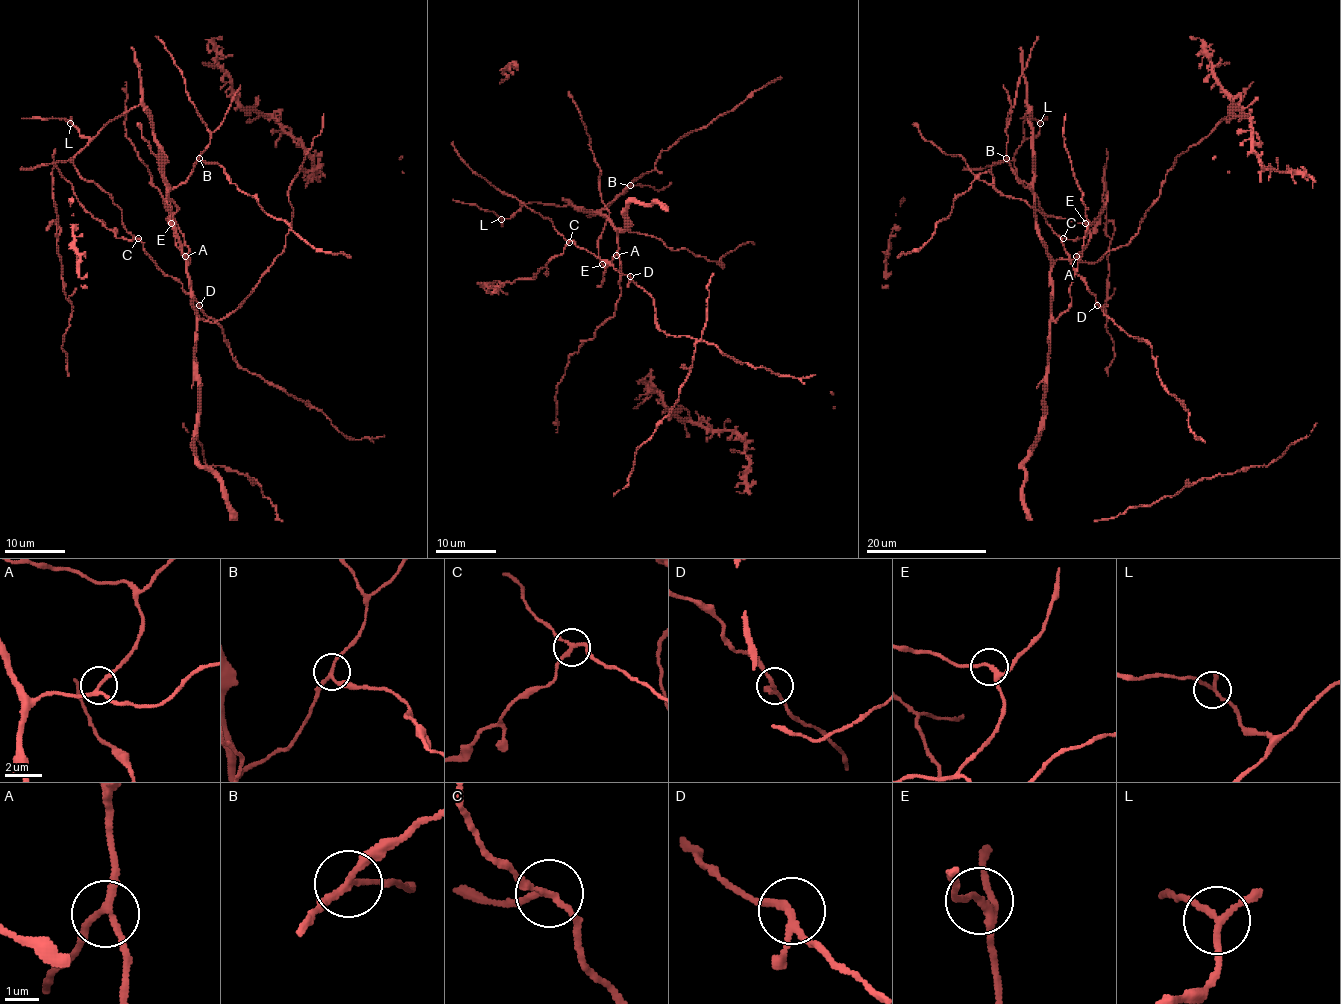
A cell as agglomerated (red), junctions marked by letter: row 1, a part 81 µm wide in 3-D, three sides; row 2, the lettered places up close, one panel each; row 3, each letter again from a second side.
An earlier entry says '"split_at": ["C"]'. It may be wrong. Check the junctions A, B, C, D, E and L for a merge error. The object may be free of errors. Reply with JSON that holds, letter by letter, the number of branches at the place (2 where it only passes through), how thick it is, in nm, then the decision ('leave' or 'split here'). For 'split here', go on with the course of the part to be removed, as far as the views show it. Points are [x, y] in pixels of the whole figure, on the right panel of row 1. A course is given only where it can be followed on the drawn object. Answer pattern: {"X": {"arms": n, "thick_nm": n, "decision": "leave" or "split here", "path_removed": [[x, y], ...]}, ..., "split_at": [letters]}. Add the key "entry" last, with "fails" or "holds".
{"A": {"arms": 3, "thick_nm": 190, "decision": "leave"}, "B": {"arms": 3, "thick_nm": 170, "decision": "leave"}, "C": {"arms": 3, "thick_nm": 170, "decision": "split here", "path_removed": [[1062, 238], [1082, 238], [1099, 221], [1105, 167], [1103, 203], [1111, 244], [1105, 305], [1114, 347], [1108, 376]]}, "D": {"arms": 3, "thick_nm": 170, "decision": "leave"}, "E": {"arms": 3, "thick_nm": 200, "decision": "leave"}, "L": {"arms": 3, "thick_nm": 160, "decision": "leave"}, "split_at": ["C"], "entry": "holds"}

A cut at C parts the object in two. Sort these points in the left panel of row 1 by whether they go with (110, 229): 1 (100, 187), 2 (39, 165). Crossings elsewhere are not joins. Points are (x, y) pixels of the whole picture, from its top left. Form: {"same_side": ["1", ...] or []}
{"same_side": []}

